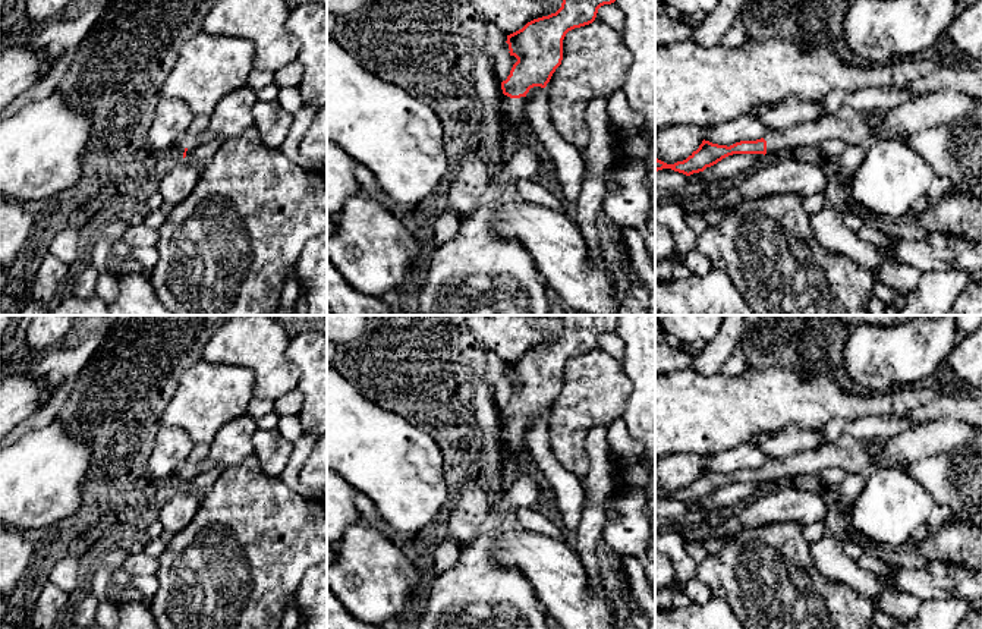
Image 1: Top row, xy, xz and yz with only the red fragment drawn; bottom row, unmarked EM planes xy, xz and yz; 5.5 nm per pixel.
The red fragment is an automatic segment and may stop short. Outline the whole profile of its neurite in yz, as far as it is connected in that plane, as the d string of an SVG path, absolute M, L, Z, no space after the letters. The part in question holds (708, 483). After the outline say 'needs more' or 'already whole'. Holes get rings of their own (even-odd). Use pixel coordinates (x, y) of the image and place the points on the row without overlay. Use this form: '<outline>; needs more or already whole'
M929 421L926 424L909 428L894 437L879 438L879 440L857 440L847 433L843 433L841 437L833 443L827 443L818 450L794 453L786 459L768 459L761 468L756 469L740 469L730 475L712 472L709 469L702 469L699 477L693 479L686 488L677 490L674 493L667 493L655 487L655 500L662 497L671 497L674 500L690 504L693 501L704 500L706 496L711 496L721 490L723 487L733 482L764 482L769 484L784 477L796 475L819 475L822 469L830 466L838 466L847 474L862 474L868 475L878 465L900 465L903 462L916 462L922 457L931 455L950 452L959 446L966 444L975 433L982 427L972 427L966 422L957 421ZM875 443L882 443L884 449L879 457L875 457L869 453L869 447Z; needs more

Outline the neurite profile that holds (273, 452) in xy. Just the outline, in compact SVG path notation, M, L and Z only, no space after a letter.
M277 428L258 430L254 435L254 449L262 472L280 475L292 455L293 443L286 441Z

